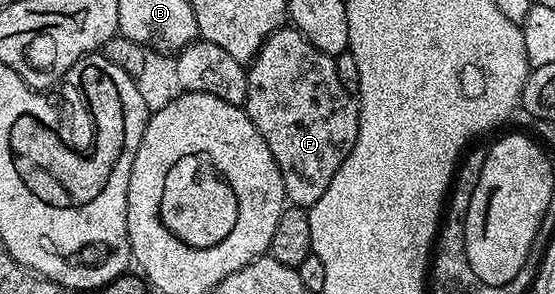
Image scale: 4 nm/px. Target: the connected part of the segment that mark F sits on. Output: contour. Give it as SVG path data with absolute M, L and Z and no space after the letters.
M285 26L272 32L247 69L248 85L242 107L254 122L258 134L266 138L270 154L274 154L274 162L278 162L287 203L307 210L314 202L318 202L318 198L322 198L322 194L326 194L330 178L338 174L338 166L342 166L356 145L360 125L357 97L342 86L335 59L315 48L294 26Z

